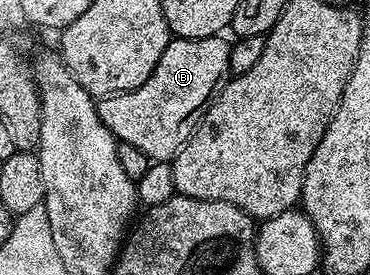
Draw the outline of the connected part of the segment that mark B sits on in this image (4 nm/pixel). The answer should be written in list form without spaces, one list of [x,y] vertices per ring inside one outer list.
[[[225,36],[205,37],[204,39],[188,39],[187,37],[174,37],[168,43],[168,47],[164,47],[164,55],[160,55],[160,63],[156,63],[156,67],[152,71],[152,75],[148,75],[148,79],[144,79],[144,83],[140,83],[140,87],[131,89],[129,93],[112,93],[109,97],[101,98],[97,102],[98,114],[100,119],[108,131],[112,131],[112,135],[117,137],[119,142],[132,147],[140,147],[140,151],[144,151],[144,155],[148,155],[151,162],[170,161],[186,144],[186,140],[194,134],[194,128],[202,122],[202,116],[212,107],[212,103],[222,94],[222,88],[226,86],[226,82],[230,80],[232,74],[230,72],[230,47],[231,42],[225,41]]]

